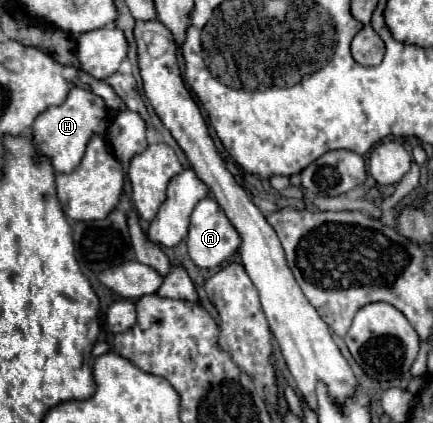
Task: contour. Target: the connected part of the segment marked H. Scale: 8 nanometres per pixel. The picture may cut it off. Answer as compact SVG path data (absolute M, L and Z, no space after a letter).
M73 86L63 104L51 106L35 118L31 134L33 134L37 152L41 156L51 158L55 172L73 172L73 168L77 168L77 164L81 162L81 156L85 154L85 146L89 138L95 136L97 132L105 134L107 126L109 126L109 112L105 108L103 98L95 96L89 88Z

